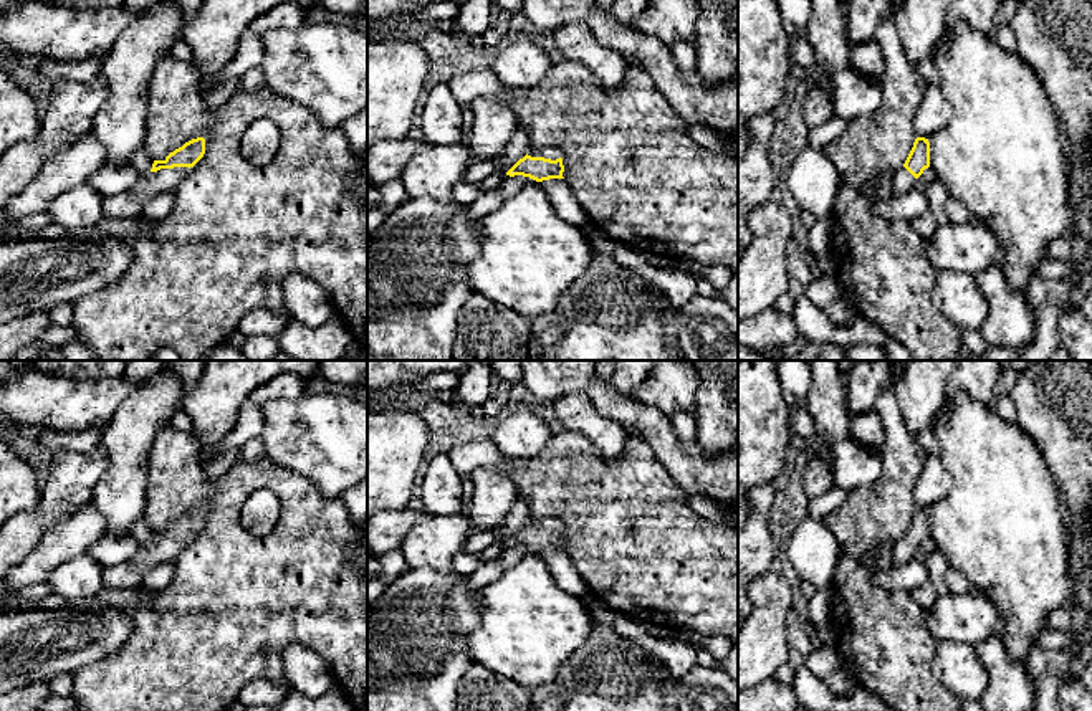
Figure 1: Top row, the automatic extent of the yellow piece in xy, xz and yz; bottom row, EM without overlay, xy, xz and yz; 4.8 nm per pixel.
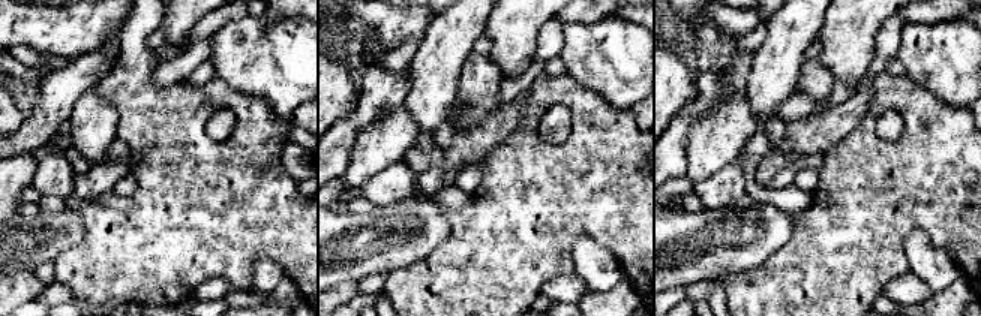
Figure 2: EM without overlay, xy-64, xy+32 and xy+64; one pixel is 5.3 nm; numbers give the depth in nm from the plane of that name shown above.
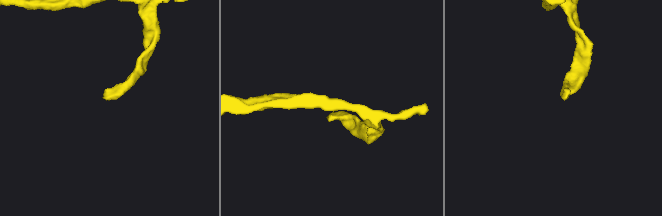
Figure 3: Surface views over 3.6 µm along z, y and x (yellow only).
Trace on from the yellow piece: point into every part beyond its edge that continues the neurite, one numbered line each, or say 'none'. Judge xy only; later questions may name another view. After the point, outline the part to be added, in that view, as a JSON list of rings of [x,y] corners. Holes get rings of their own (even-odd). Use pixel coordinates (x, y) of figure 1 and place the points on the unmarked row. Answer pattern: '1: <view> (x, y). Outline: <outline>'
1: xy (129, 574). Outline: [[[174,537],[139,546],[131,559],[103,569],[103,585],[119,592],[136,589],[151,569],[159,564],[174,562],[187,542],[189,537]]]

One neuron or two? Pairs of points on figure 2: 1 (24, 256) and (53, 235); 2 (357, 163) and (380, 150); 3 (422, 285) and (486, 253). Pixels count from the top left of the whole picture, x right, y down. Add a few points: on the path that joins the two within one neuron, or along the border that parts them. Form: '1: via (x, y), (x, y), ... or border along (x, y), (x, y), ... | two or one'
1: via (32, 249), (45, 235) | one
2: via (363, 162), (374, 152) | one
3: via (438, 283), (455, 283), (470, 270) | one

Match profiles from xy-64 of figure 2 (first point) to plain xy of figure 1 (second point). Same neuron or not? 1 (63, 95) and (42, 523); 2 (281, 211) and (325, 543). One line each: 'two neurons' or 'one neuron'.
1: one neuron
2: one neuron

